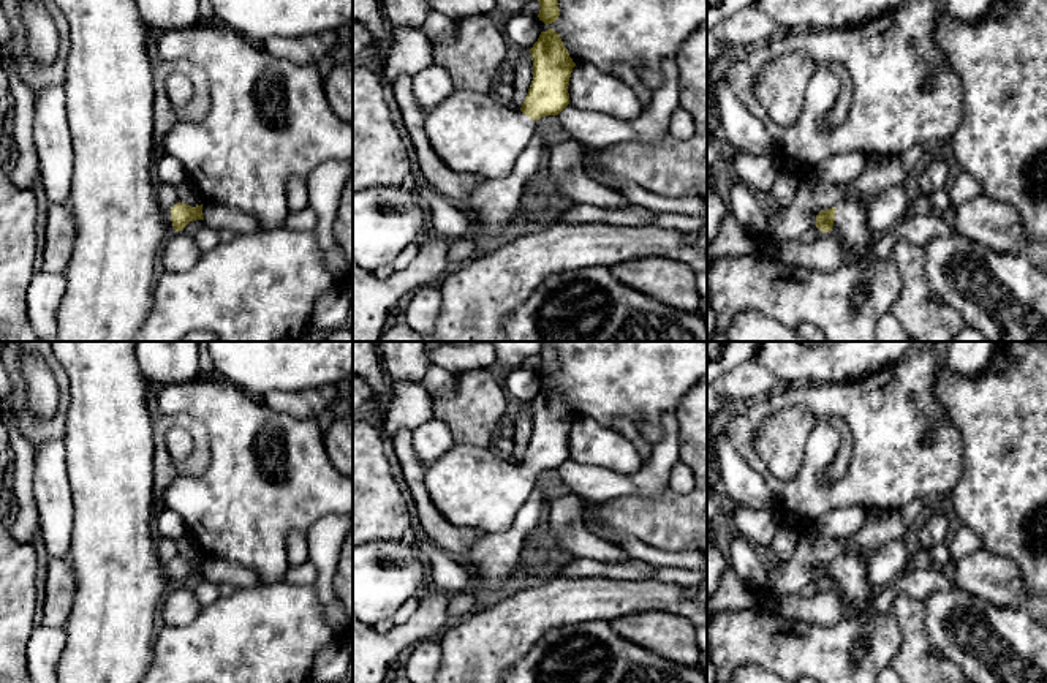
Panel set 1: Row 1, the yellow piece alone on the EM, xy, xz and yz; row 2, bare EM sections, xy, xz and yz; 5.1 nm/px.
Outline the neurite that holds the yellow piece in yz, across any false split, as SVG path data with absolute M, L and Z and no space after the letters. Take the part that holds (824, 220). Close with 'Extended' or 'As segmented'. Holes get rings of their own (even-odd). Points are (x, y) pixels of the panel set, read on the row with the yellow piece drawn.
M846 201L837 207L821 210L816 215L816 228L835 234L848 248L851 259L879 259L875 253L875 242L879 234L870 228L860 202Z. Extended

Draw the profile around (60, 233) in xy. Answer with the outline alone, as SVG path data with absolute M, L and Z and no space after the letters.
M51 204L46 225L43 269L49 274L65 274L76 240L74 220L68 207Z

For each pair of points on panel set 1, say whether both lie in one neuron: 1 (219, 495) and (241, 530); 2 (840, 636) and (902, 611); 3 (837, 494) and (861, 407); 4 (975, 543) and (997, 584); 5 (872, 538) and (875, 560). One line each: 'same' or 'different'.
1: same
2: different
3: same
4: different
5: different

